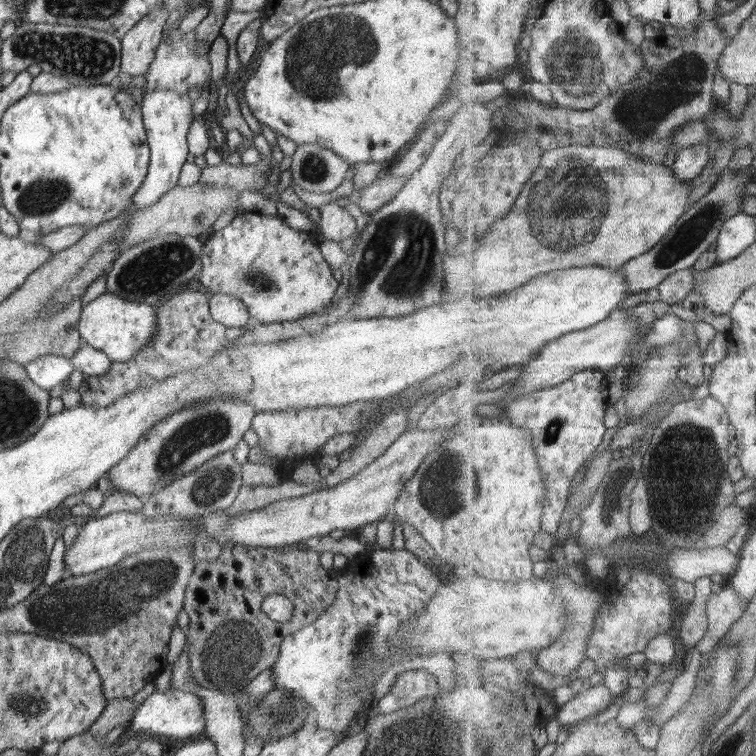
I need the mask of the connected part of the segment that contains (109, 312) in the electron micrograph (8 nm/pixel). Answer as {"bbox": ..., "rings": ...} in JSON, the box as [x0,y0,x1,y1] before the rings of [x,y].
{"bbox":[78,293,157,362],"rings":[[[103,293],[82,307],[78,330],[79,336],[89,346],[106,354],[111,361],[126,362],[136,352],[140,352],[140,348],[152,342],[156,336],[156,323],[157,316],[152,305],[130,302],[116,294]]]}

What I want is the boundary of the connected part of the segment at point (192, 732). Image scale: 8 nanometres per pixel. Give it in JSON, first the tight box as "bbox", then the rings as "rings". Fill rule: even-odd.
{"bbox":[131,690,206,740],"rings":[[[167,690],[166,692],[155,691],[150,694],[140,708],[136,711],[134,718],[131,720],[133,729],[137,732],[141,732],[144,735],[150,734],[152,737],[158,737],[160,735],[167,737],[175,737],[176,739],[189,739],[200,740],[204,738],[204,733],[206,729],[206,721],[204,721],[204,705],[202,705],[202,699],[198,695],[194,695],[193,692],[188,692],[188,690]]]}

